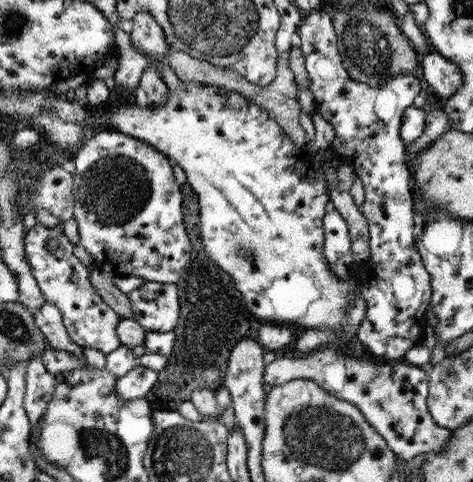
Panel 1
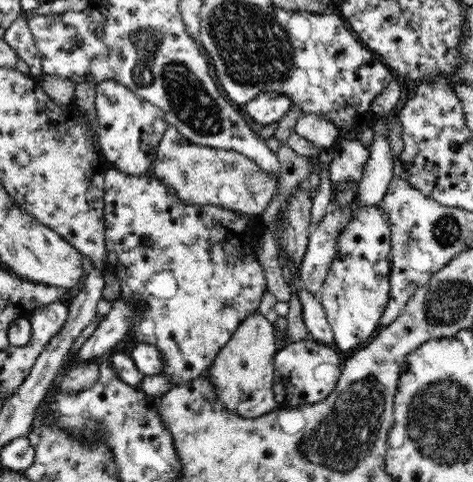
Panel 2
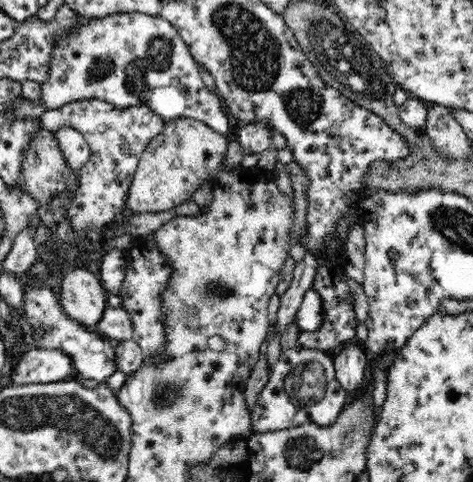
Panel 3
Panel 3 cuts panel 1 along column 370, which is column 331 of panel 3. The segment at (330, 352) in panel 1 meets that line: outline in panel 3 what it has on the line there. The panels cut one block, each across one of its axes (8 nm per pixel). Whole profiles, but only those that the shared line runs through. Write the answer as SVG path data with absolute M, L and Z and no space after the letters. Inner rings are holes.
M294 346L280 354L280 362L274 366L266 388L262 390L256 406L252 408L252 430L286 430L300 424L330 426L346 404L346 388L338 380L334 358L322 350Z

